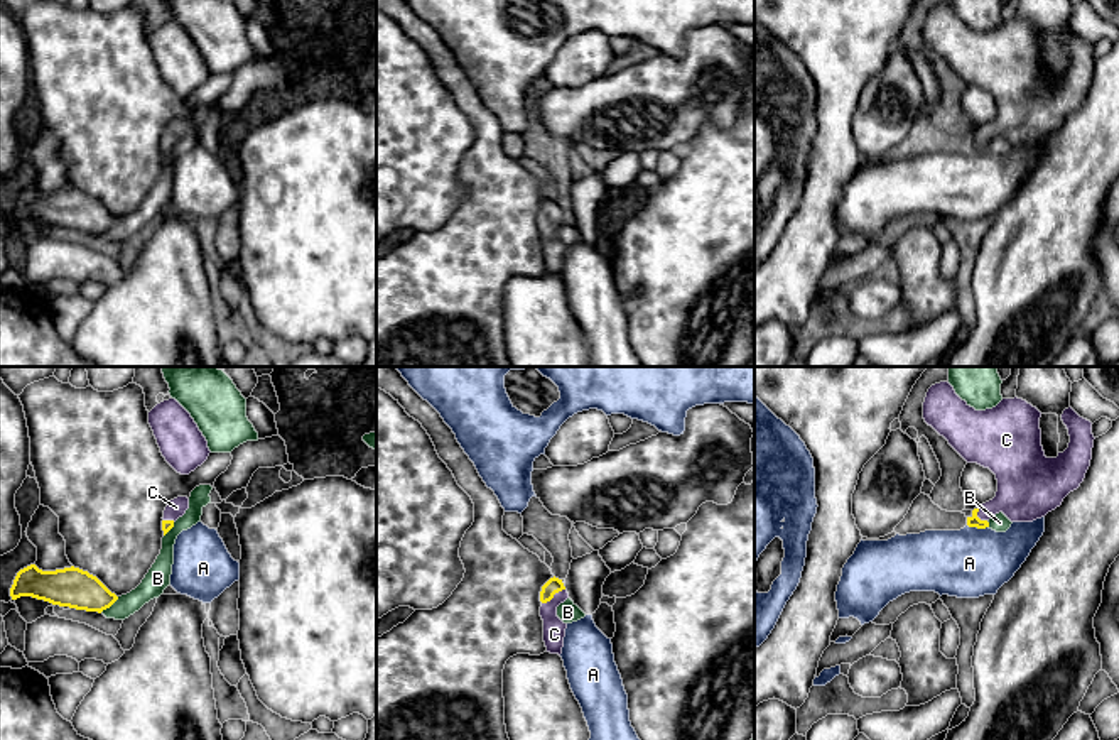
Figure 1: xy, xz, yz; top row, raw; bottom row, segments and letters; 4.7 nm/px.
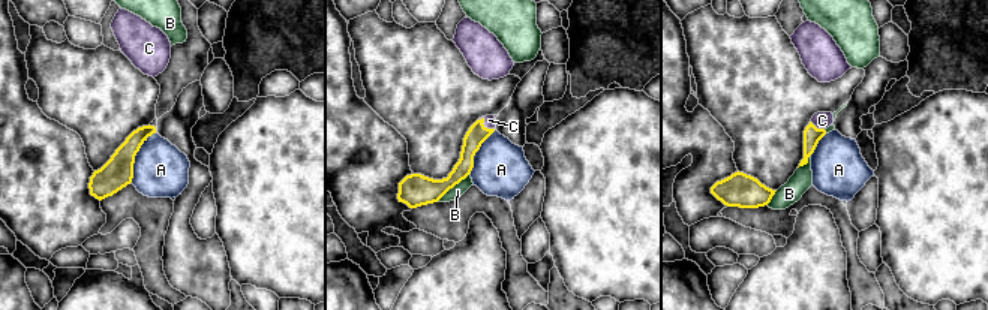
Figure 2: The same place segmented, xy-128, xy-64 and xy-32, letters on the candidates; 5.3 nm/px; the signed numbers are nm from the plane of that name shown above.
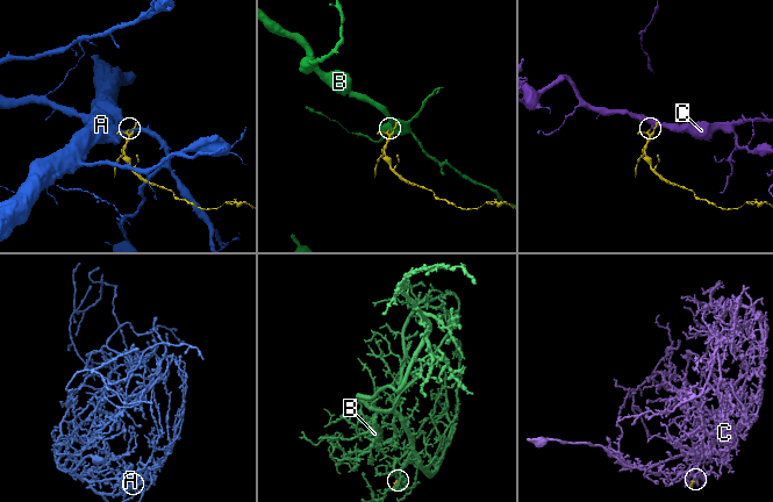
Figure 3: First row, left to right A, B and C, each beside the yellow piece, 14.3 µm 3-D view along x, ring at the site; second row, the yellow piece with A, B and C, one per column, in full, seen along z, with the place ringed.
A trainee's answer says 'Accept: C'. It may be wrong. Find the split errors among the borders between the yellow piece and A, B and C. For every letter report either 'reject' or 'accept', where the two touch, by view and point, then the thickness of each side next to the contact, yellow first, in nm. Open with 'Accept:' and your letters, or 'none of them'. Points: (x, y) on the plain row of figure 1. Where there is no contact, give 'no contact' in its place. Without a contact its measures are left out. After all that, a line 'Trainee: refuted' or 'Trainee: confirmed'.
Accept: C
A: reject; contact yz (978, 149); calibres 60 and 340 nm
B: reject; contact xy (108, 228); calibres 190 and 120 nm
C: accept; contact xz (552, 218); calibres 80 and 110 nm
Trainee: confirmed

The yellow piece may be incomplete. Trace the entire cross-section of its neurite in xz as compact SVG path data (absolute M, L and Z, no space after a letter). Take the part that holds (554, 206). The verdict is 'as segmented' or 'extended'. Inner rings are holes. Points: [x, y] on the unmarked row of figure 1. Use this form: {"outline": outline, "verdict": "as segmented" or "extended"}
{"outline": "M550 199L540 213L540 238L543 242L543 264L547 274L562 275L567 245L557 238L557 228L569 220L569 215L559 199Z", "verdict": "extended"}

